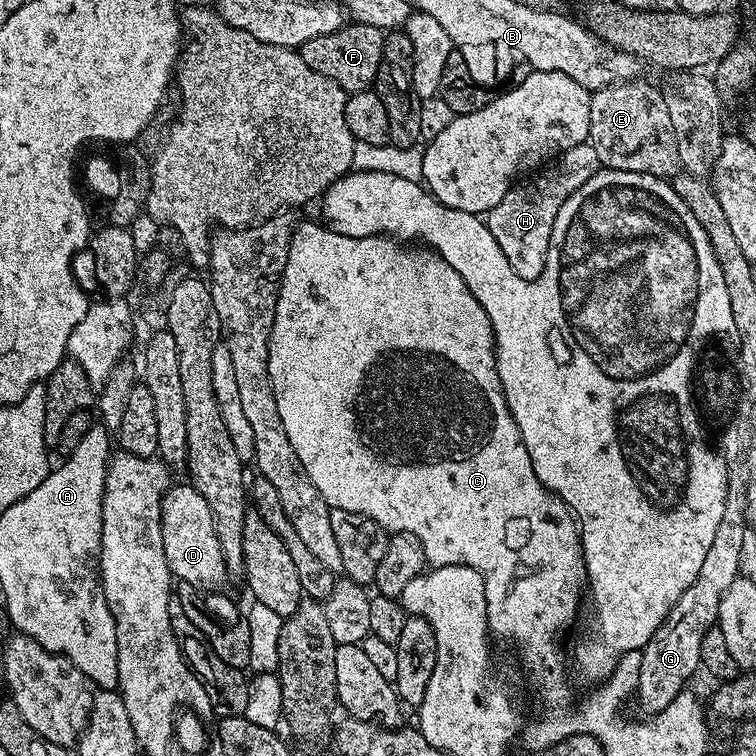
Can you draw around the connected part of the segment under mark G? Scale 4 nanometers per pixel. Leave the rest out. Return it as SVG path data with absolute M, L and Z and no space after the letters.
M729 479L727 484L726 506L723 507L722 519L718 522L717 533L710 542L709 553L698 572L698 577L674 602L668 611L668 617L662 626L650 638L650 642L640 652L640 677L636 683L634 700L640 703L641 713L655 714L666 710L680 692L685 691L688 679L697 671L701 671L701 646L706 631L717 625L718 605L727 587L734 582L734 578L741 573L740 562L748 534L746 510L747 479Z

